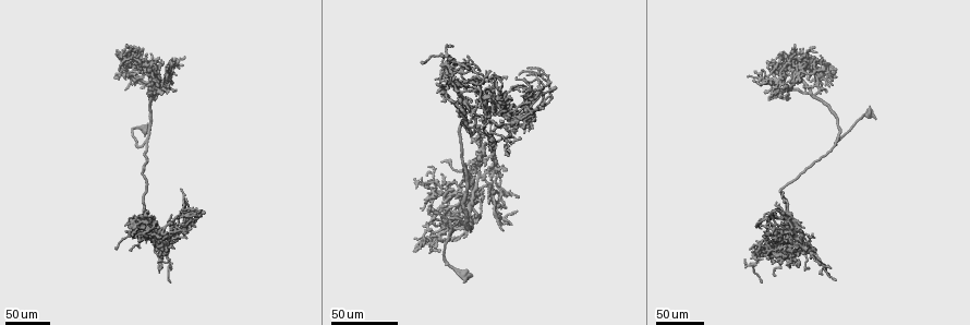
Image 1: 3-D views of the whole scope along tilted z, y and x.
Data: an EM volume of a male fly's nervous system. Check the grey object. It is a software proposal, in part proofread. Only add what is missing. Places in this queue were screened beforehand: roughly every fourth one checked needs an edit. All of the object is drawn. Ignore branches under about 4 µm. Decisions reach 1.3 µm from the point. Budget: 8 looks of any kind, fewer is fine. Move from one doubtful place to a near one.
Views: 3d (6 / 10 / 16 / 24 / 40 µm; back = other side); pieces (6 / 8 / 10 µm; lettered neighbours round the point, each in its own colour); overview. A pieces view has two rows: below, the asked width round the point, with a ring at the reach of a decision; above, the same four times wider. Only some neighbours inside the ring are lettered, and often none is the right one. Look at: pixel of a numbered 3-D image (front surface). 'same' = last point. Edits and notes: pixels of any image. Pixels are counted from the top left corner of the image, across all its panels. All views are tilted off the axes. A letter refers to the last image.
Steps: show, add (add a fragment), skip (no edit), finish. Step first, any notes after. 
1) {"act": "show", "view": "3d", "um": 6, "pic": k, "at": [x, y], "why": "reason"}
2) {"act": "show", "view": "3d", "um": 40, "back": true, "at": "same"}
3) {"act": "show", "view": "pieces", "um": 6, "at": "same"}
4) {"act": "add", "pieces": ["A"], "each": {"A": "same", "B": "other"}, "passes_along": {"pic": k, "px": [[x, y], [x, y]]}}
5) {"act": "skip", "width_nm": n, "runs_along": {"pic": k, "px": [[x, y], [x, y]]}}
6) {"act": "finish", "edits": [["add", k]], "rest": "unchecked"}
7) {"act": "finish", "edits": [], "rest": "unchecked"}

{"act": "show", "view": "3d", "um": 24, "pic": 1, "at": [812, 235], "why": "free end"}

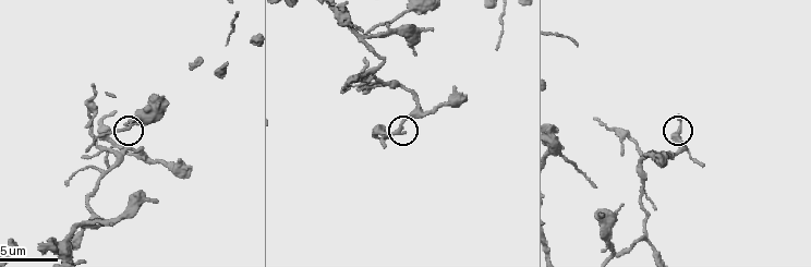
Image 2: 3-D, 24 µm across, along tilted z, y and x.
{"act": "show", "view": "pieces", "um": 8, "pic": 2, "at": [116, 112], "why": "what lies round it"}

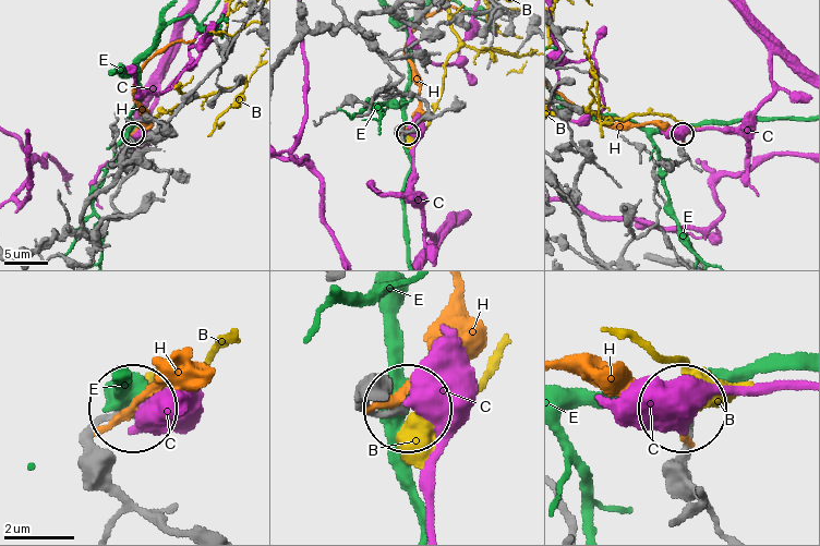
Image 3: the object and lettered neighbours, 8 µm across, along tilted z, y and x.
{"act": "skip", "each": {"B": "other", "C": "other", "E": "other", "H": "other"}, "found": "no lettered fragment goes on from it"}

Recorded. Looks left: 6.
{"act": "show", "view": "3d", "um": 40, "pic": 1, "at": [532, 117], "why": "free end"}

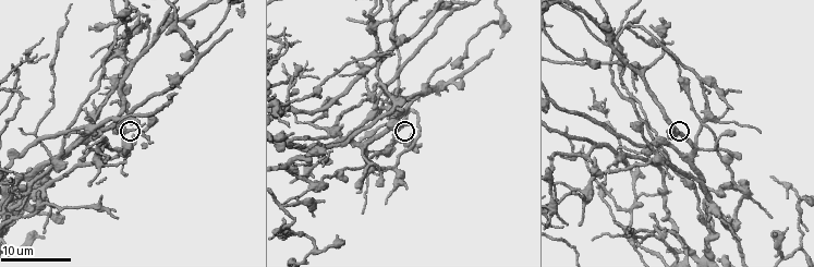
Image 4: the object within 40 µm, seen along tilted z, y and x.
{"act": "show", "view": "pieces", "um": 6, "pic": 4, "at": [675, 131], "why": "what lies round it"}

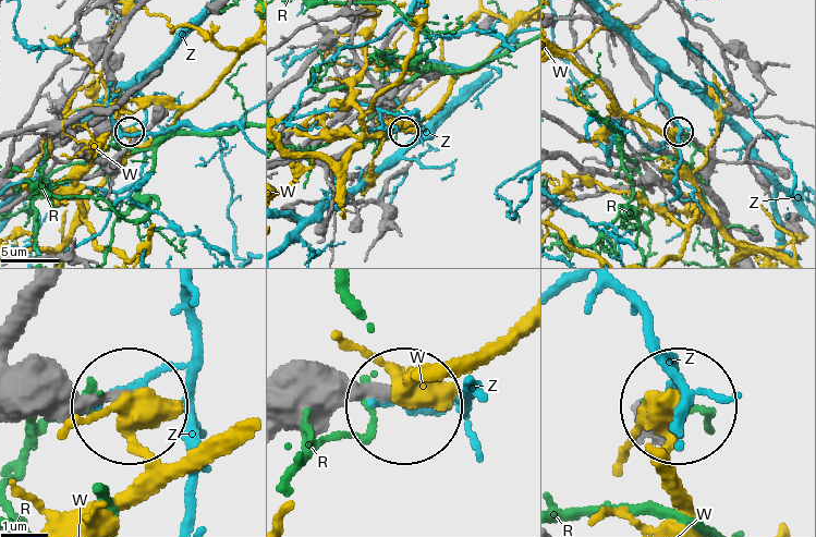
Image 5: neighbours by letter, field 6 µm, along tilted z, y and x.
{"act": "skip", "each": {"R": "other", "W": "other", "Z": "other"}, "found": "no lettered fragment goes on from it"}

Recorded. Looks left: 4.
{"act": "show", "view": "3d", "um": 40, "pic": 1, "at": [770, 235], "why": "free end"}

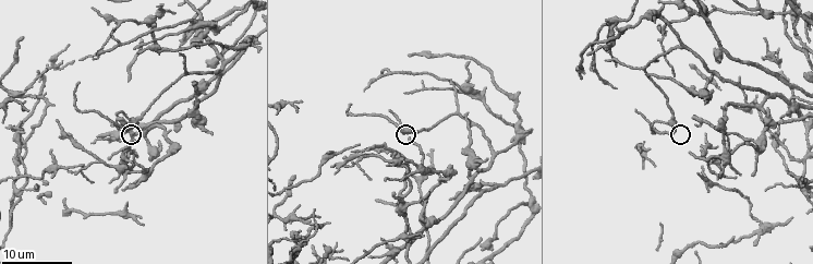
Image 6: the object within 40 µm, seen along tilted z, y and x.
{"act": "show", "view": "pieces", "um": 8, "pic": 6, "at": [409, 136]}

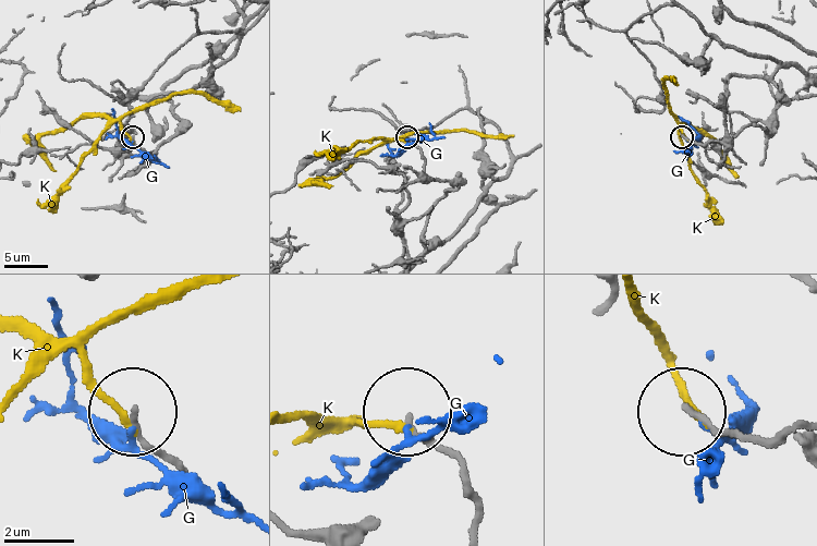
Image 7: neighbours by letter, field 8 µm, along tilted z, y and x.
{"act": "skip", "width_nm": 150, "each": {"G": "other", "K": "other"}, "found": "none of them fits"}

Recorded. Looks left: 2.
{"act": "show", "view": "3d", "um": 40, "pic": 1, "at": [135, 217], "why": "an open end"}

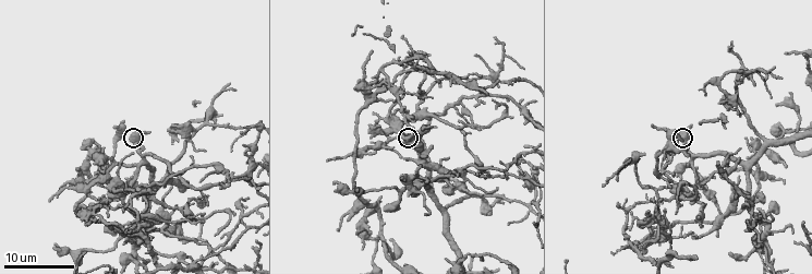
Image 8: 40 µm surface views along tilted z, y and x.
{"act": "show", "view": "pieces", "um": 8, "pic": 8, "at": [692, 126]}

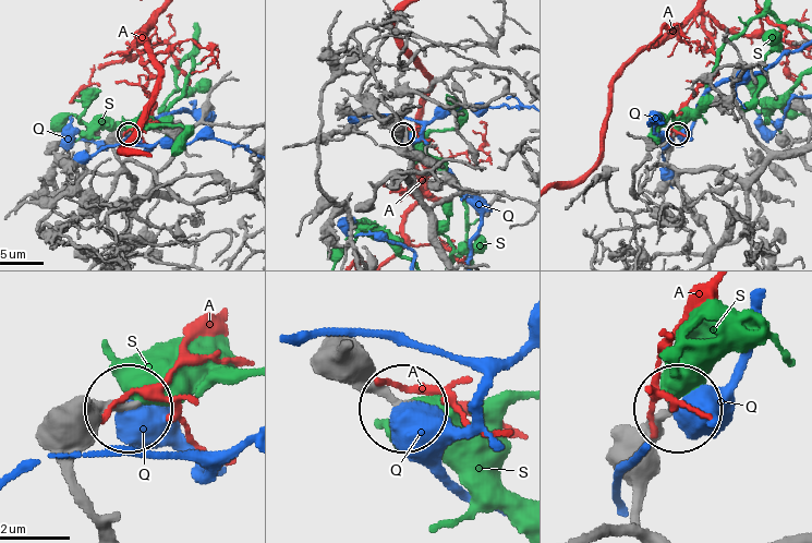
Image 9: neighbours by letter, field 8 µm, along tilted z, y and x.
{"act": "skip", "each": {"A": "other", "Q": "other", "S": "other"}, "runs_along": {"pic": 9, "px": [[350, 351], [349, 366], [400, 403]]}, "found": "no lettered fragment goes on from it"}

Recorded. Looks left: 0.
{"act": "finish", "edits": [], "rest": "unchecked"}

